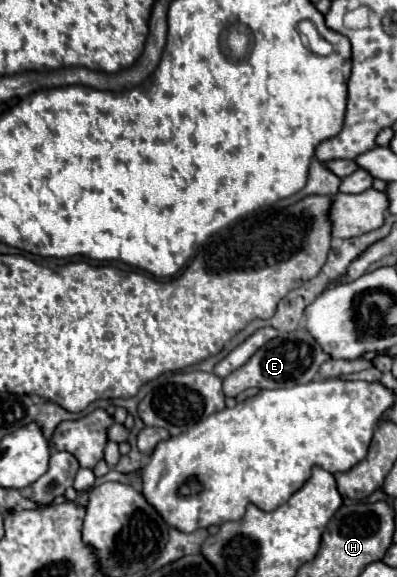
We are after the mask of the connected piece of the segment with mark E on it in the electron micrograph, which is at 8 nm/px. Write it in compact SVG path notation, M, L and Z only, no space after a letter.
M307 330L281 332L277 338L261 346L241 368L223 378L223 392L225 396L237 396L247 388L287 388L307 384L317 378L321 364L327 360L331 360L331 356L315 344L315 338Z

